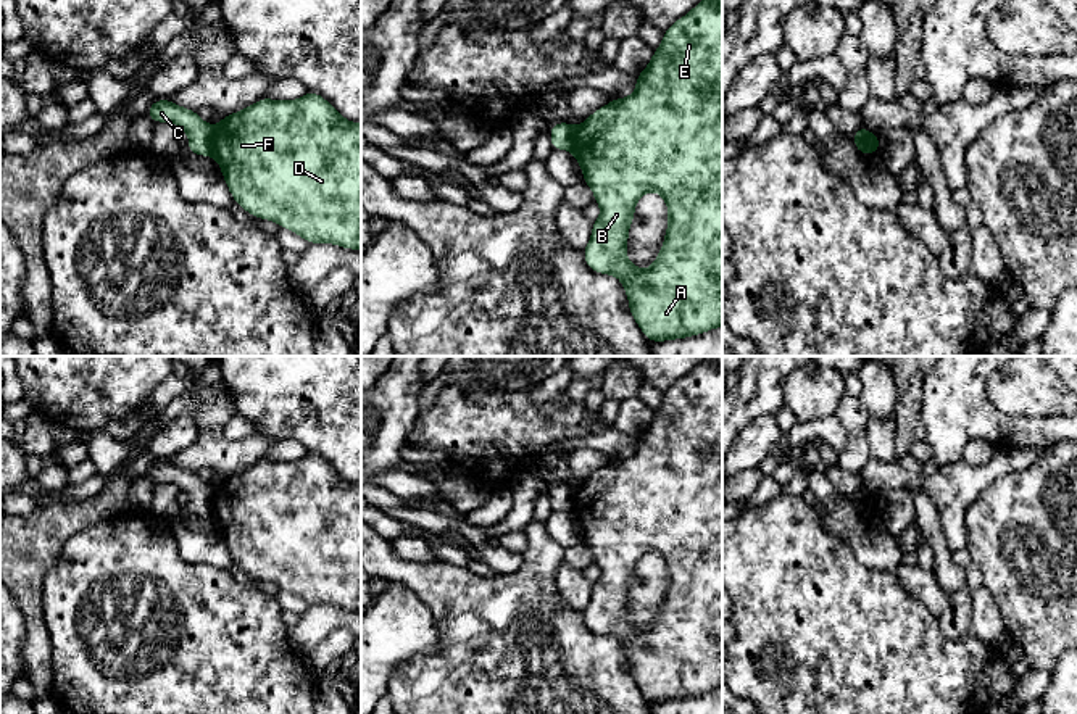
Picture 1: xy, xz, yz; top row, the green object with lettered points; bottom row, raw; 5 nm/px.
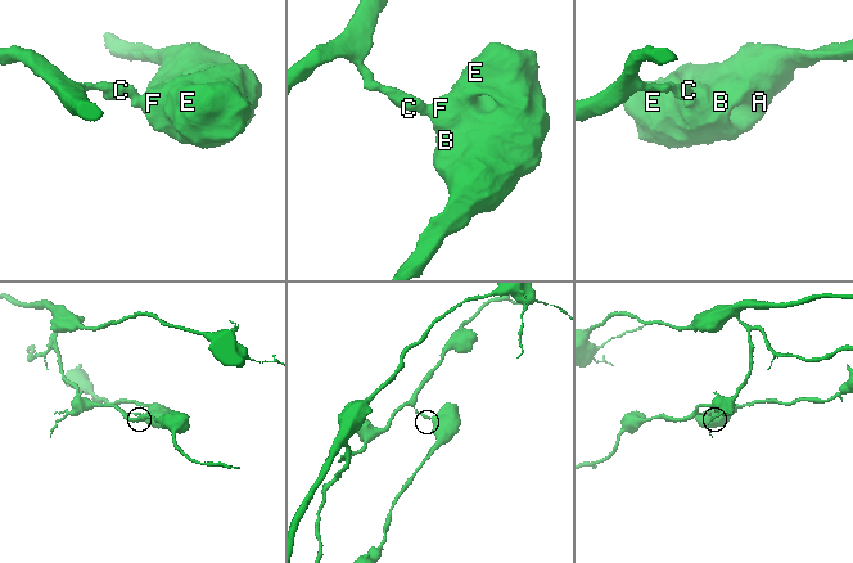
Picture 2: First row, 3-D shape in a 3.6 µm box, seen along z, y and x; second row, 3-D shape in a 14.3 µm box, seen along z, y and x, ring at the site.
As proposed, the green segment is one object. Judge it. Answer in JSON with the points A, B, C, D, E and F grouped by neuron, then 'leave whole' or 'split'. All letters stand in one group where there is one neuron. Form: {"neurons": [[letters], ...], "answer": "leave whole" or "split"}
{"neurons": [["A", "B", "D", "E", "F"], ["C"]], "answer": "split"}

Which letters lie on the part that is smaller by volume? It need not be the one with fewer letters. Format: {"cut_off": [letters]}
{"cut_off": ["A", "B", "D", "E", "F"]}

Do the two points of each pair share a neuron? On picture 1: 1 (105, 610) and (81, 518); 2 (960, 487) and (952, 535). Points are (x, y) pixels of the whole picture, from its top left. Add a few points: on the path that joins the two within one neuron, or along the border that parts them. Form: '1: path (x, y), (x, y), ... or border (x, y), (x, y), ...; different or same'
1: border (118, 513), (74, 534), (58, 558); different
2: path (952, 498), (952, 524); same

